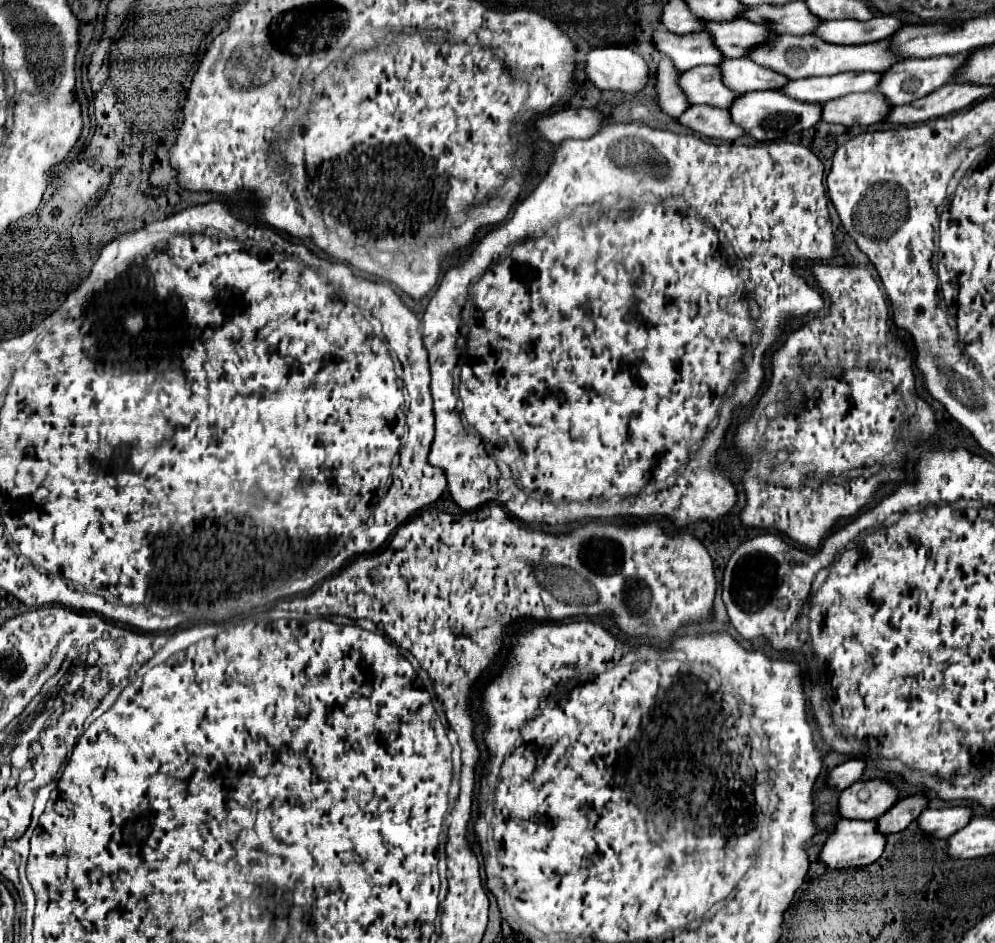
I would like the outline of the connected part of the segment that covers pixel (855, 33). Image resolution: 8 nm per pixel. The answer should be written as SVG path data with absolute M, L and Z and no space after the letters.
M874 16L872 20L858 22L858 20L822 20L814 36L828 44L868 44L878 42L896 32L902 22L894 16Z

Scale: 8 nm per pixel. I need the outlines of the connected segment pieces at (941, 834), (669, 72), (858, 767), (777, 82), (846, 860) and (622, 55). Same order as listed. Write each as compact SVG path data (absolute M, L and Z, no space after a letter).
M964 806L940 808L940 810L924 810L916 820L918 828L934 838L950 838L954 832L964 828L970 822L972 810Z
M662 58L654 74L654 88L656 88L654 102L660 106L664 114L672 118L678 118L688 108L688 100L676 86L676 76L678 72L674 70L672 62L668 58Z
M852 758L844 764L838 764L836 768L832 768L828 772L828 778L826 778L826 784L828 788L834 788L834 790L844 790L848 788L850 784L854 784L856 780L860 780L864 772L864 760L858 760L858 758Z
M724 58L718 64L718 70L722 82L736 94L744 94L748 90L776 90L788 82L782 74L762 68L750 58Z
M840 818L818 854L820 862L828 868L852 868L876 862L884 850L886 838L876 834L874 828L874 820L860 822Z
M608 46L608 48L594 48L588 52L584 62L584 72L588 80L600 90L622 90L622 92L638 92L648 80L648 66L640 54L632 52L630 48L622 46Z

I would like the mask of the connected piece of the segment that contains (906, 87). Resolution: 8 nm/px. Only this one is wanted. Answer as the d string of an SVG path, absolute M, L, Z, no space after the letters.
M970 52L958 54L958 56L936 56L936 58L926 58L926 60L904 60L904 62L896 62L894 66L890 66L886 72L882 72L880 76L880 84L876 88L876 92L880 92L892 106L896 104L910 104L930 92L934 92L936 88L948 84L956 72L956 68L964 62L964 58Z

